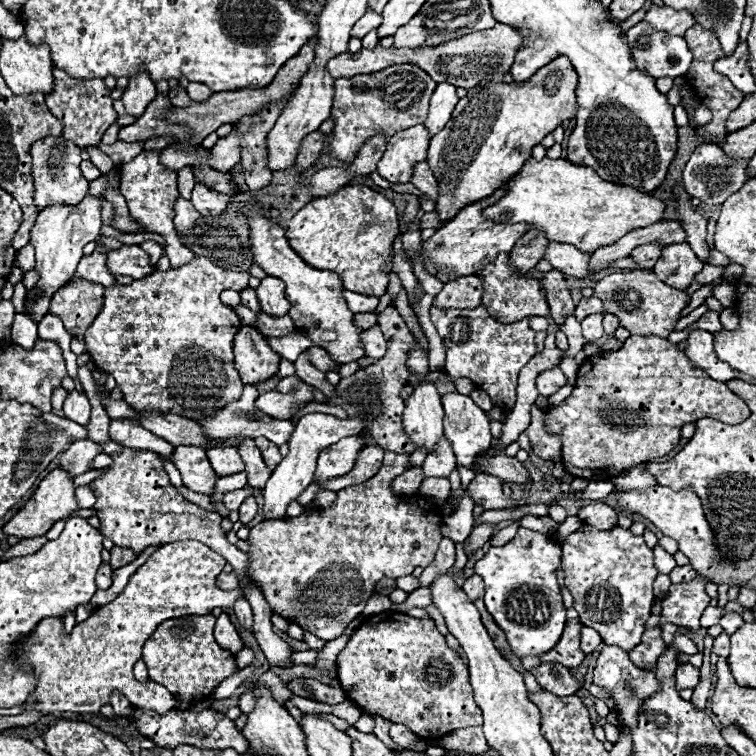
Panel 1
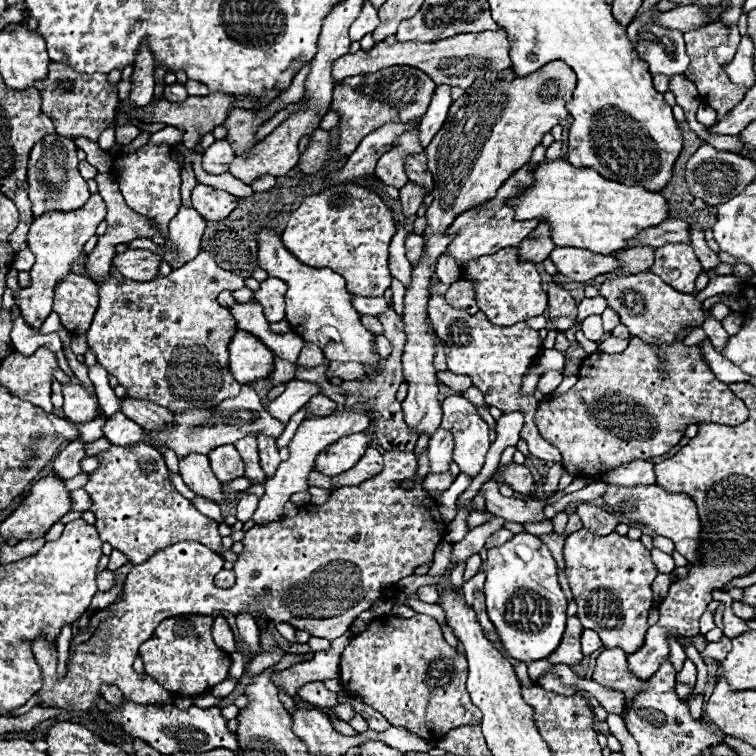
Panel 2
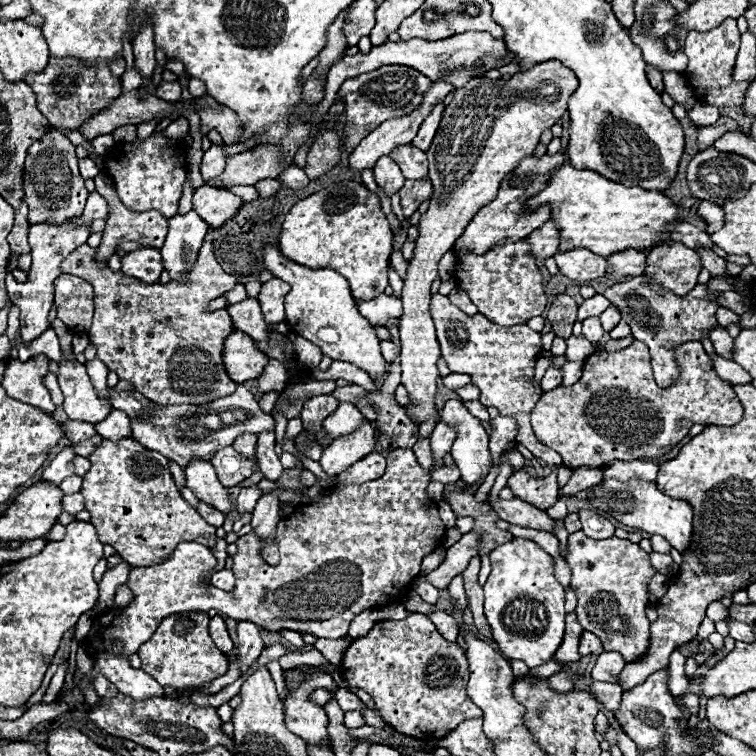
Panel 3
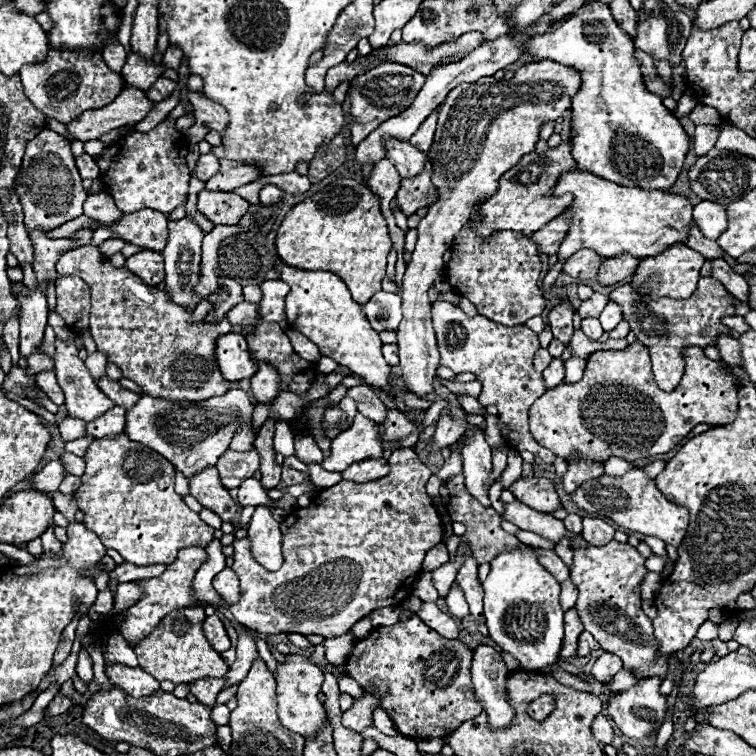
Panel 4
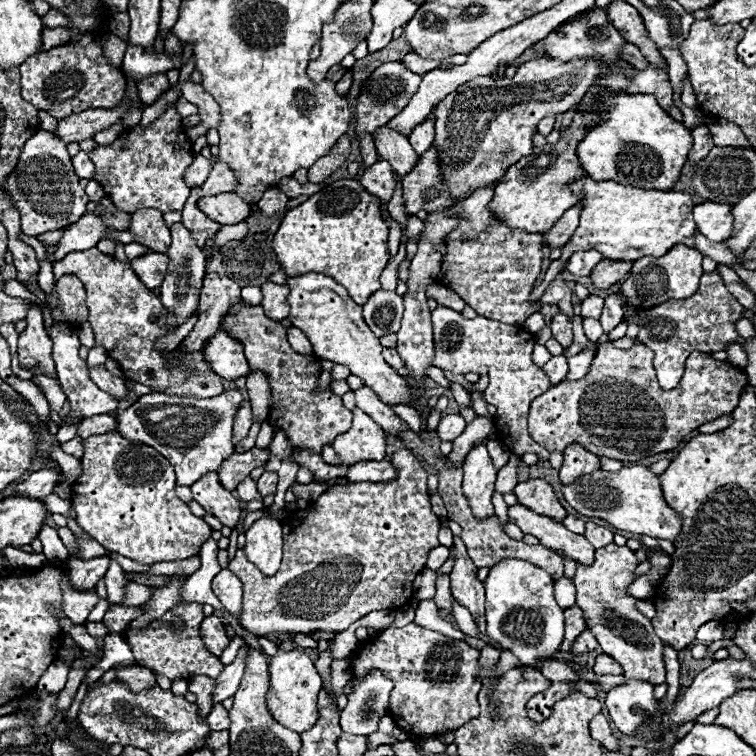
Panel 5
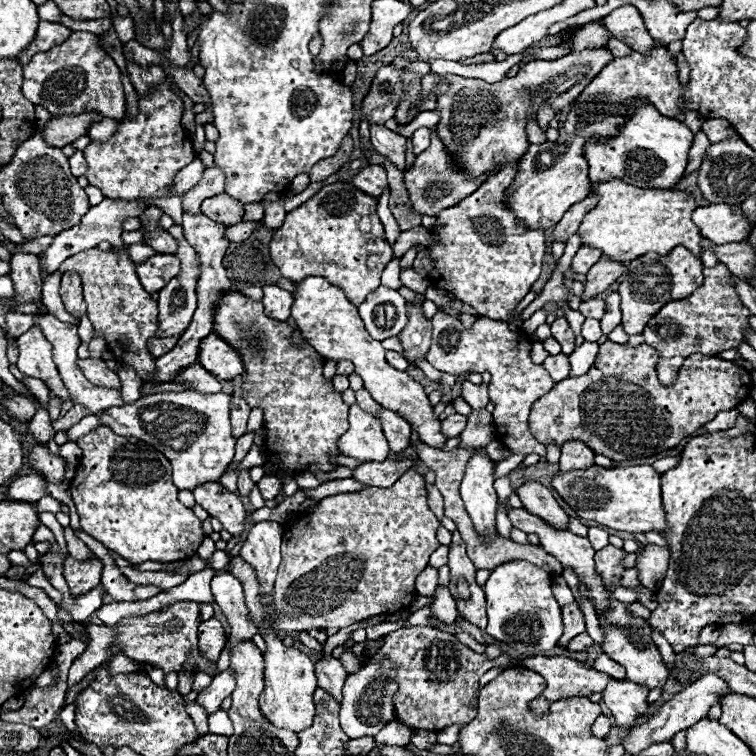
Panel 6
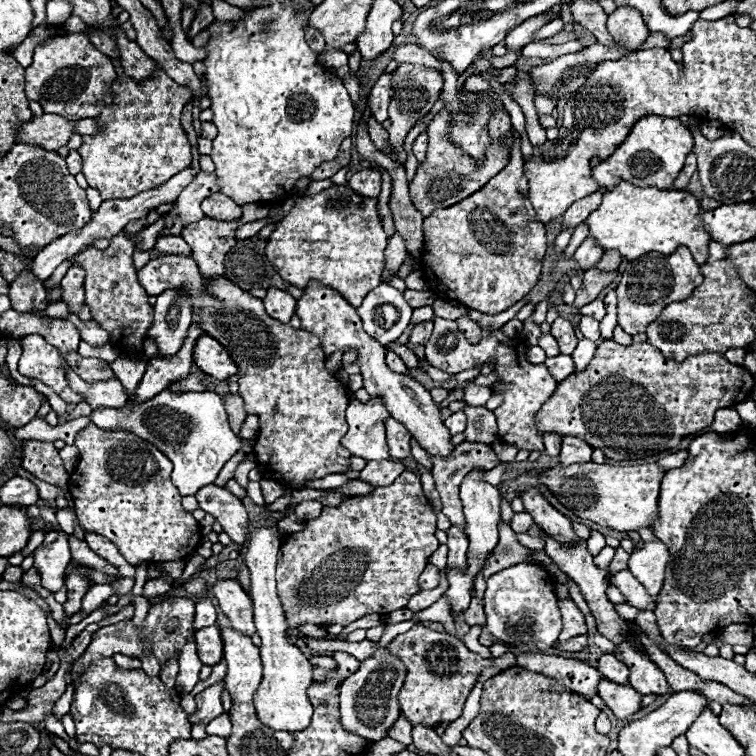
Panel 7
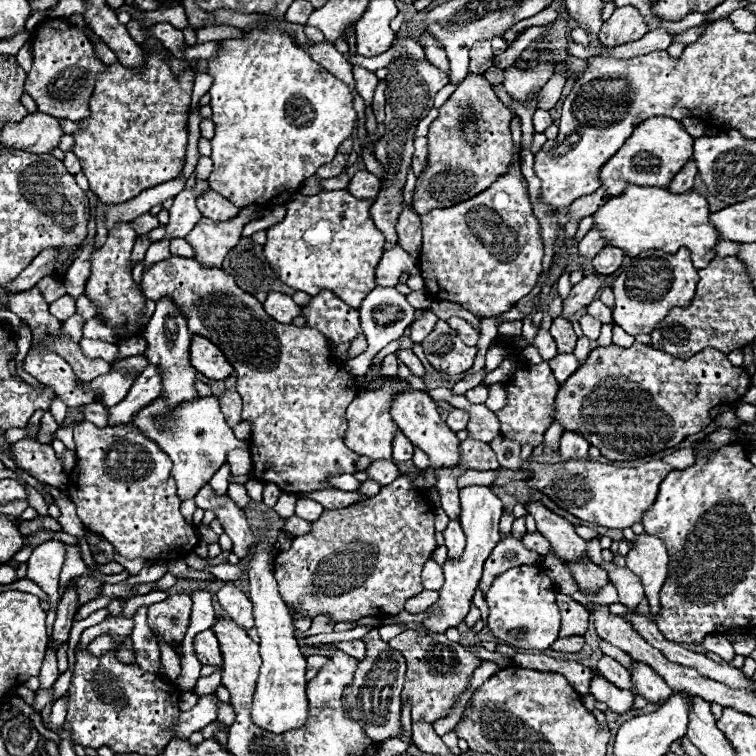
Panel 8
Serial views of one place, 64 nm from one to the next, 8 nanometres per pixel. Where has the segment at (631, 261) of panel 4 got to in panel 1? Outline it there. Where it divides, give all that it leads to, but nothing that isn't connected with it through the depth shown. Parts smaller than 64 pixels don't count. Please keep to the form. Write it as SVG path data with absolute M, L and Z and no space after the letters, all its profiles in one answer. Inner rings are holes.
M646 244L646 246L638 246L636 250L632 250L630 256L638 262L638 266L654 268L654 262L658 262L662 250L664 250L662 244Z

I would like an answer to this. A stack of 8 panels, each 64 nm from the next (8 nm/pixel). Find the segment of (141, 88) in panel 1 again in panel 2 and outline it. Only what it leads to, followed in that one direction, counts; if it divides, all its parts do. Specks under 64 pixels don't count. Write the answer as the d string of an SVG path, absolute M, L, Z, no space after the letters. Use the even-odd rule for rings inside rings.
M146 44L140 46L138 58L132 72L132 90L128 94L128 102L136 108L148 106L154 100L154 60L150 48Z

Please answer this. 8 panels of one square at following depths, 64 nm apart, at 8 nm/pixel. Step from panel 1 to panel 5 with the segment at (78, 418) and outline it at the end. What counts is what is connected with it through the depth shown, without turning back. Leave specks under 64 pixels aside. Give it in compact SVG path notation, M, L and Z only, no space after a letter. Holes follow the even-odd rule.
M70 324L52 326L50 328L50 338L52 338L53 342L52 357L56 367L56 374L58 374L58 382L60 382L62 390L66 392L70 408L82 412L82 418L92 418L96 414L114 412L118 408L118 400L114 396L102 392L98 386L94 386L94 382L90 382L88 366L86 366L84 360L80 360L80 356L78 355L82 344L78 342L76 330L70 330Z

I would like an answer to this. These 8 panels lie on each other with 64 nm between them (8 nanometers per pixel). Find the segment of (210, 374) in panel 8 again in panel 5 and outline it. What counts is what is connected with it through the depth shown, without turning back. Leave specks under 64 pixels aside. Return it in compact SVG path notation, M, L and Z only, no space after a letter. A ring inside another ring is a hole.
M216 332L206 348L204 348L206 362L212 370L222 376L224 380L236 380L250 374L248 360L244 356L244 346L236 338L230 338L226 332Z

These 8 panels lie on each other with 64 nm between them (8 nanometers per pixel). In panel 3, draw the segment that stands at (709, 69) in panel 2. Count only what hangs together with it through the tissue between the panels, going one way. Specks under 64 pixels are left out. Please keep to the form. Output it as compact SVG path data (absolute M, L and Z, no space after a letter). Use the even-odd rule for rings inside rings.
M728 18L718 28L708 30L708 32L690 30L686 36L686 44L684 44L684 54L688 56L686 78L694 86L700 102L704 102L708 106L716 106L722 116L730 116L730 118L740 116L742 132L750 132L750 126L754 120L742 118L742 112L740 112L740 106L744 102L744 94L746 94L750 84L732 80L732 68L734 68L734 60L738 54L738 46L740 46L740 32L736 28L734 18Z

